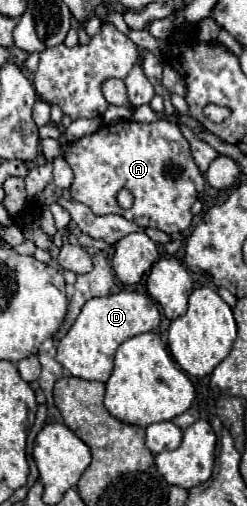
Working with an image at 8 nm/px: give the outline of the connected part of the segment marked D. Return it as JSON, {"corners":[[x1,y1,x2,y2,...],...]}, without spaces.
{"corners":[[118,292,102,298,92,298,82,306,76,322,68,334,60,340,56,360,76,378,106,382,112,374,116,348,138,334,154,332,160,324,160,312,156,302,150,296,138,292]]}

